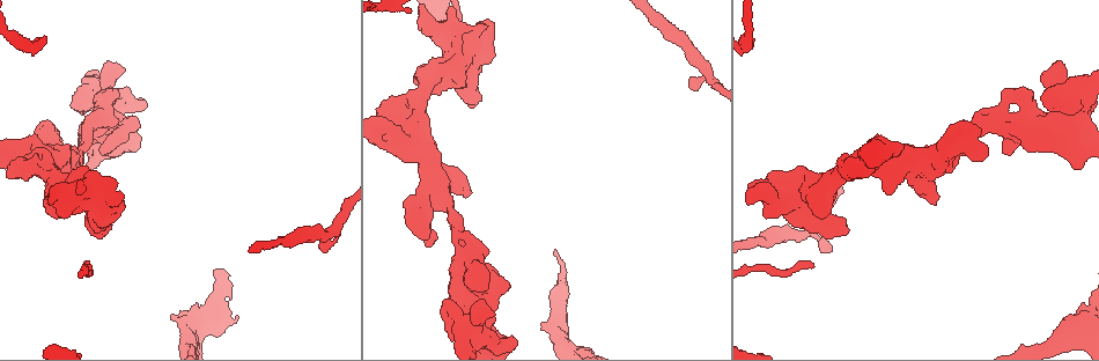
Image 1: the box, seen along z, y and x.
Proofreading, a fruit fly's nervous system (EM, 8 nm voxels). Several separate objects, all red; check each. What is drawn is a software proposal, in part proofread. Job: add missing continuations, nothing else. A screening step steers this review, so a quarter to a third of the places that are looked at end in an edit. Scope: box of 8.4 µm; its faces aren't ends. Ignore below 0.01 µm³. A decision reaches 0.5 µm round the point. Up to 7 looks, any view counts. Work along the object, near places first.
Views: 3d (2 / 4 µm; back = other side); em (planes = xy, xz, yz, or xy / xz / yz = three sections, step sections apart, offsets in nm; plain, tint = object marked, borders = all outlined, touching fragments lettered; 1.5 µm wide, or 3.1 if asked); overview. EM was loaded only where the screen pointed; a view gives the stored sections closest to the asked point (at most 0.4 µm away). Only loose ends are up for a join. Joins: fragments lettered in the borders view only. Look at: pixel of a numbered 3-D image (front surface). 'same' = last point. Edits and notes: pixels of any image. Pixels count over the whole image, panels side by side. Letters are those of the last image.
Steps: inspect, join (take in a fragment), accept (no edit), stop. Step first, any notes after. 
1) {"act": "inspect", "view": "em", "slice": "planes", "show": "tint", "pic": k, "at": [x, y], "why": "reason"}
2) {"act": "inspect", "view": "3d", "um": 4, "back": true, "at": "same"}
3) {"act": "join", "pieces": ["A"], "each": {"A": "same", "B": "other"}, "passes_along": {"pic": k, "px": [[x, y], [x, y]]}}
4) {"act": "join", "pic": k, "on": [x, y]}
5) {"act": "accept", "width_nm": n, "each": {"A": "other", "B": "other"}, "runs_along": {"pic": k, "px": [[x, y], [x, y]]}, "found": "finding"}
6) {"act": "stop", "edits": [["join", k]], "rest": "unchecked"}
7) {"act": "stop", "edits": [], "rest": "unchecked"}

{"act": "inspect", "view": "3d", "um": 2, "pic": 1, "at": [1070, 315], "why": "an open end"}

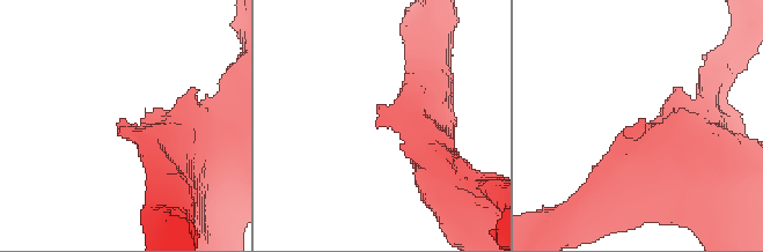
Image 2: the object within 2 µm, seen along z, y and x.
{"act": "inspect", "view": "em", "slice": "planes", "show": "borders", "pic": 2, "at": [643, 122]}

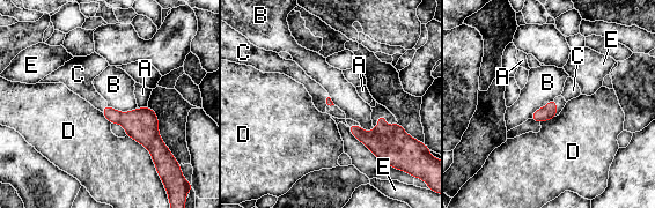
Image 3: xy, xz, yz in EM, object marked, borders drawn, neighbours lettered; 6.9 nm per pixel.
{"act": "join", "pieces": ["C"], "each": {"A": "other", "B": "other", "C": "same", "D": "other", "E": "other"}, "found": "the neuron continues"}

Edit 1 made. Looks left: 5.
{"act": "inspect", "view": "em", "slice": "xz", "step": 4, "show": "borders", "pic": 1, "at": [124, 69], "why": "thick end"}

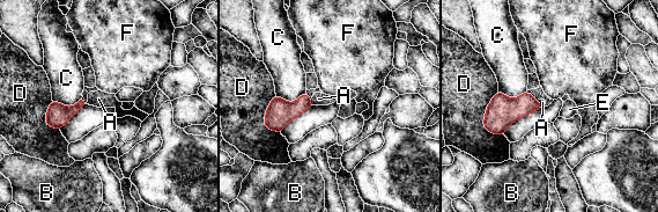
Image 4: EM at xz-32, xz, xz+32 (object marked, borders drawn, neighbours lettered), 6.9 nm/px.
{"act": "inspect", "view": "em", "slice": "xy", "step": 8, "show": "borders", "at": "same", "why": "another direction"}

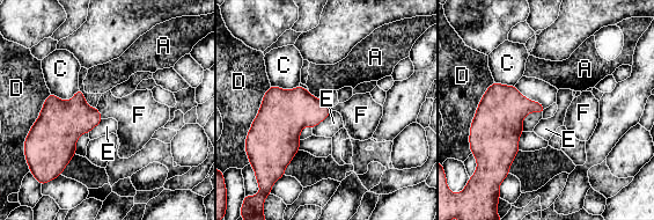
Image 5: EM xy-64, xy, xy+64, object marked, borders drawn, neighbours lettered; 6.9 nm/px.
{"act": "accept", "longest_contact_nm": ["D", 360], "each": {"A": "other", "C": "other", "D": "other", "E": "other", "F": "other"}, "border": {"pic": 5, "px": [[331, 111], [313, 129]]}, "found": "none of them fits"}

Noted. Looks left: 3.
{"act": "inspect", "view": "3d", "um": 2, "pic": 1, "at": [811, 268], "why": "thin end"}

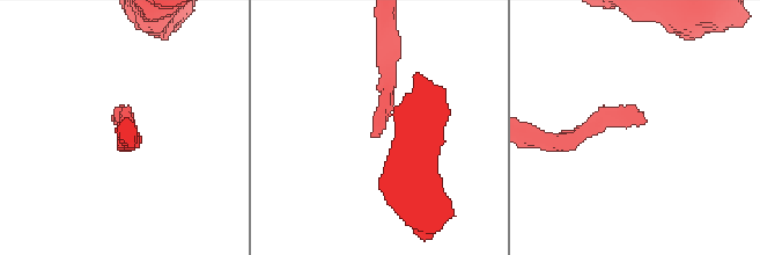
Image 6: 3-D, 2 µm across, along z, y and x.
{"act": "inspect", "view": "em", "slice": "planes", "show": "borders", "pic": 6, "at": [116, 121]}

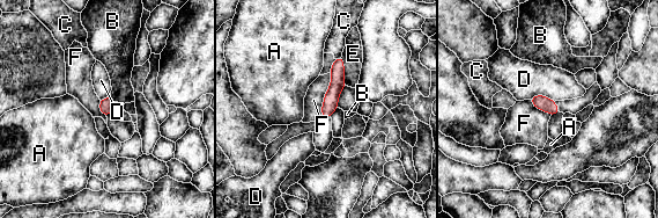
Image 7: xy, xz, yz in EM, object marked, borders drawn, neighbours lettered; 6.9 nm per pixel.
{"act": "accept", "longest_contact_nm": ["F", 300], "each": {"A": "other", "B": "other", "C": "other", "D": "other", "E": "other", "F": "other"}, "found": "none of them fits"}

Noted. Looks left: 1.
{"act": "stop", "edits": [["join", 3]], "rest": "unchecked"}

